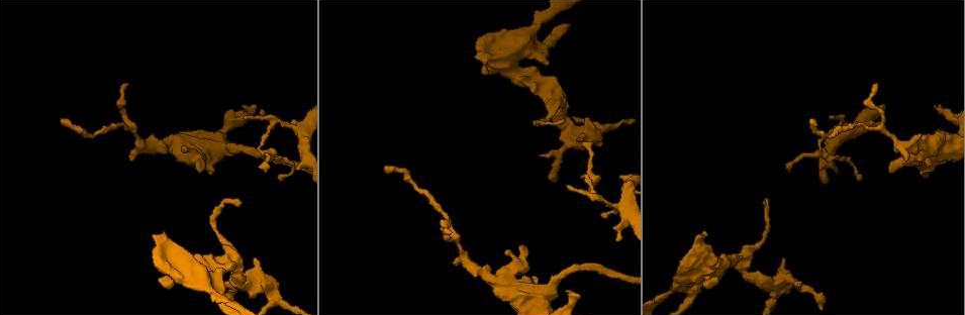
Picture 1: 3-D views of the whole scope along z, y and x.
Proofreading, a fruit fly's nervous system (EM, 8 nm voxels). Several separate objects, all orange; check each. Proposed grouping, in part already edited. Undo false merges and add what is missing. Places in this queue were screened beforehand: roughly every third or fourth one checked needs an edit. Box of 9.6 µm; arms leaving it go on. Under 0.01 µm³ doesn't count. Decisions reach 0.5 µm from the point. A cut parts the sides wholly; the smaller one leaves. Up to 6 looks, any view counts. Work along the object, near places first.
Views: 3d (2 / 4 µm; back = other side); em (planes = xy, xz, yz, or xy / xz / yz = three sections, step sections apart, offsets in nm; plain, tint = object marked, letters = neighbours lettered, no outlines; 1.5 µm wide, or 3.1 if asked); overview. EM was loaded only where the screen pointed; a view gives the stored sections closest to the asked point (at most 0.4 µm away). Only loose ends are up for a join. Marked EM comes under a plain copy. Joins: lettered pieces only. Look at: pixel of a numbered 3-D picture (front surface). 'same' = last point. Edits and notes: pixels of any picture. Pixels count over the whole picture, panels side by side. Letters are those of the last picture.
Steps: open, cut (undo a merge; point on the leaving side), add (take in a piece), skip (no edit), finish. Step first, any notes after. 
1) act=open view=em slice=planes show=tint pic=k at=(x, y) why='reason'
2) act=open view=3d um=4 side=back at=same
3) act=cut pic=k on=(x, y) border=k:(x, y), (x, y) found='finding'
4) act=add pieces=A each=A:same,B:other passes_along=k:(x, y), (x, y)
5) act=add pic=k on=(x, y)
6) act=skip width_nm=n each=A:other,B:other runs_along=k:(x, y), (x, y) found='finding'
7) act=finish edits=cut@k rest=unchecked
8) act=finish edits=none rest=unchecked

act=open view=em slice=xy step=4 show=tint pic=1 at=(800, 286)

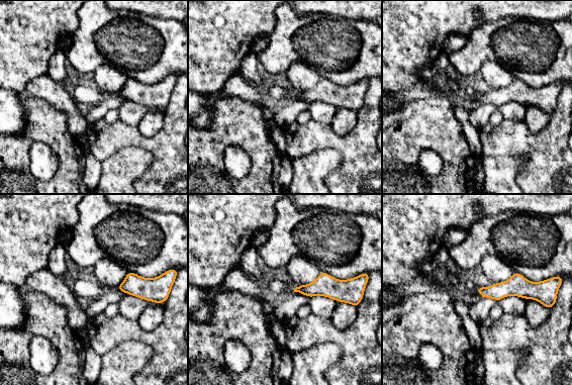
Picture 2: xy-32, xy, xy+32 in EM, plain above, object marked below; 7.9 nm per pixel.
act=open view=em slice=planes show=letters at=same why='another direction'

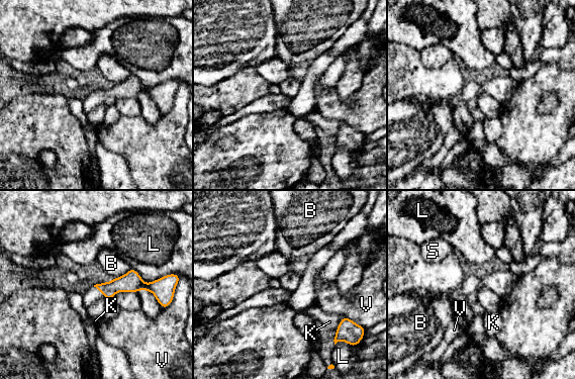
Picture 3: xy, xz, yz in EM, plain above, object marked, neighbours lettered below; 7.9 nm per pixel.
act=skip longest_contact=L:280nm each=B:other,K:other,L:other,S:other,V:other border=3:(131, 268), (114, 278) found='none of them fits'

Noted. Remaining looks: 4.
act=open view=em slice=planes show=letters pic=1 at=(273, 300) why='thin arm on a thick one'

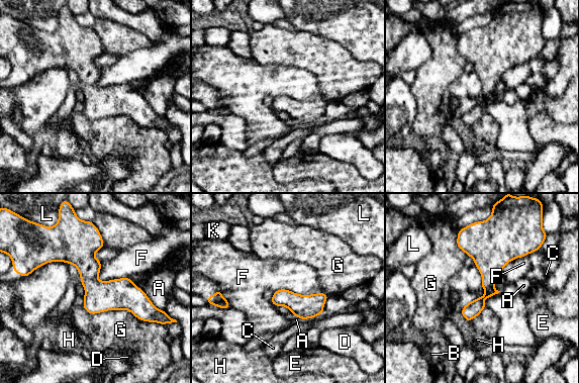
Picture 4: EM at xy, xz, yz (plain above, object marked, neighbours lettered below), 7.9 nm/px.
act=skip each=A:other,B:other,C:other,D:other,E:other,F:other,G:other,H:other,K:other,L:other border=4:(274, 290), (326, 294) found='one cell here'

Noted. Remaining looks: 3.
act=open view=3d um=2 pic=1 at=(221, 270) why='free end'

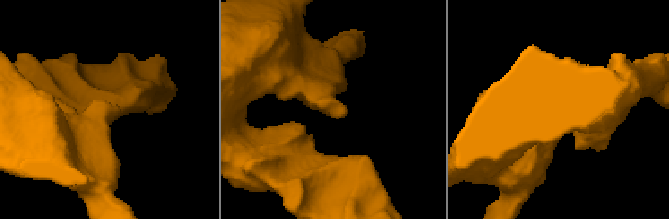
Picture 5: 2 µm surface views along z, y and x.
act=open view=em slice=yz step=8 show=tint pic=5 at=(112, 108)

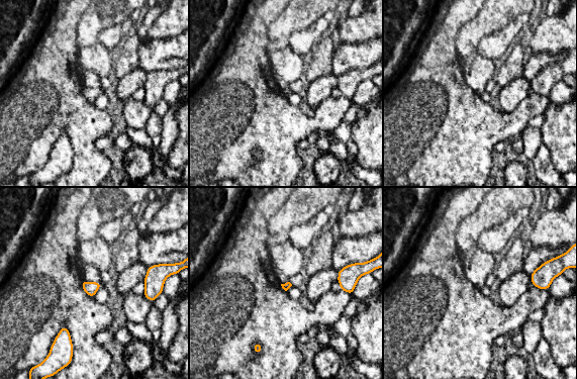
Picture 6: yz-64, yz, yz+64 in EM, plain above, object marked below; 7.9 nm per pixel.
act=open view=em slice=planes show=letters at=same why='another direction'

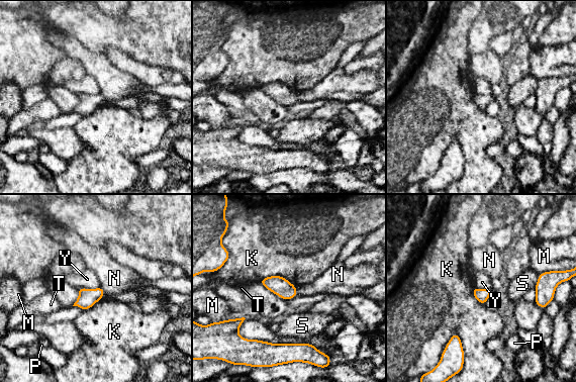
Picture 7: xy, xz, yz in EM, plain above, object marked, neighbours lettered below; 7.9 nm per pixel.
act=skip each=K:other,M:other,N:other,P:other,S:other,T:other,Y:other border=7:(99, 286), (95, 288), (78, 288) found='no lettered piece goes on from it'

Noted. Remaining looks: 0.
act=finish edits=none rest=unchecked

